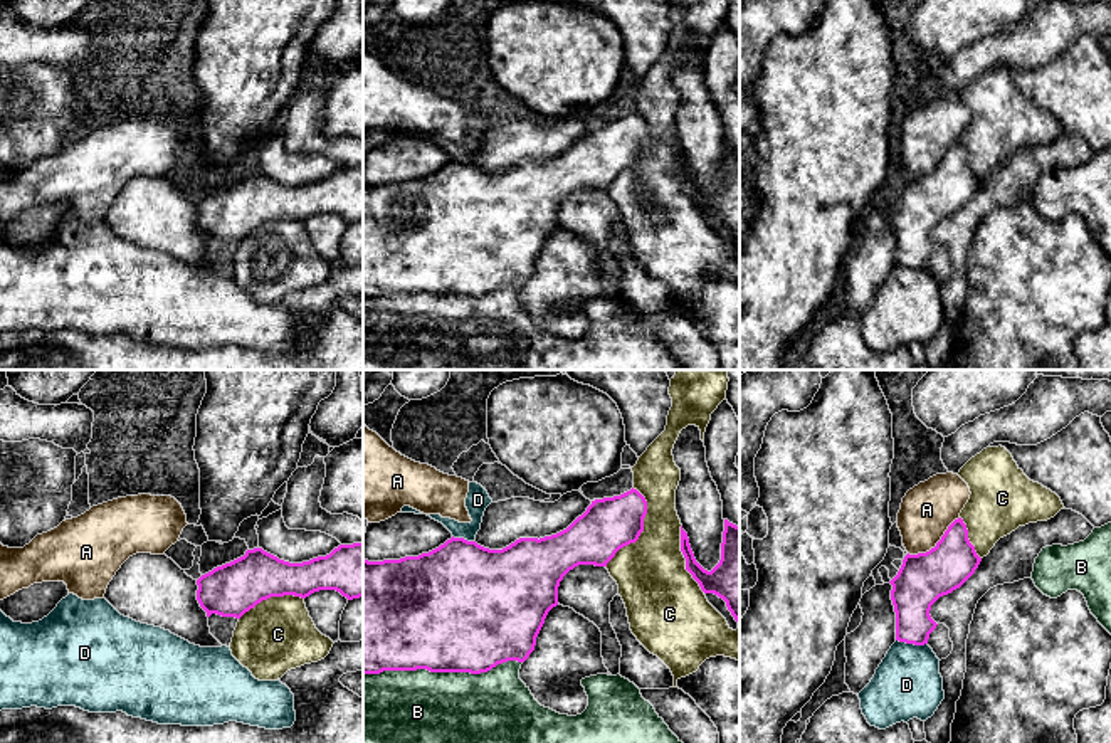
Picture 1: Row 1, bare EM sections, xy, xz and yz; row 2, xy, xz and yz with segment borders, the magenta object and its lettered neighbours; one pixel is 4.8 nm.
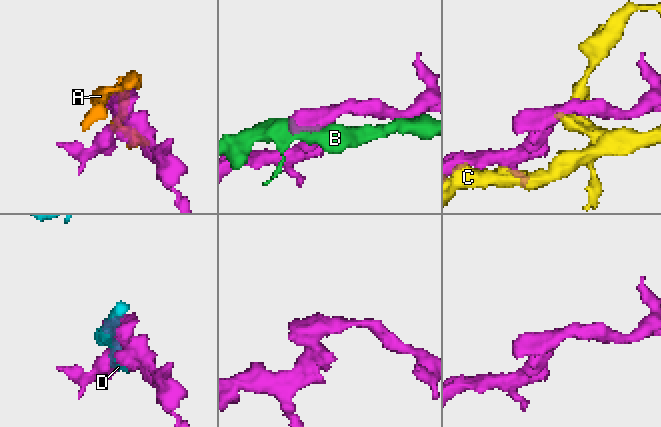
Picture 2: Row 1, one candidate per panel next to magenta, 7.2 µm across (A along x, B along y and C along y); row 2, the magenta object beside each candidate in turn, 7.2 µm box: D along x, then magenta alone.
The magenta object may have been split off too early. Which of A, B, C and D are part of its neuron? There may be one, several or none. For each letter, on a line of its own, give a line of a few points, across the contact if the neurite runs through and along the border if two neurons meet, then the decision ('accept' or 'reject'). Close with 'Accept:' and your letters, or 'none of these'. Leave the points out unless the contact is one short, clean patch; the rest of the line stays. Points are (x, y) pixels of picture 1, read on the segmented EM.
A: reject
B: reject
C: reject
D: reject
Accept: none of these

